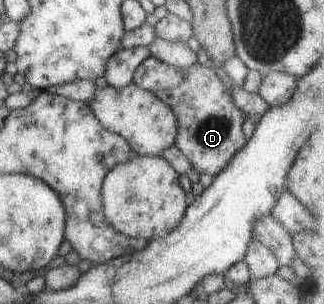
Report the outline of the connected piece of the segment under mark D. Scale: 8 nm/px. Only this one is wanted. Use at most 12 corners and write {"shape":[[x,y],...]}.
{"shape":[[150,56],[133,84],[178,118],[175,145],[215,177],[246,145],[248,117],[216,67]]}

